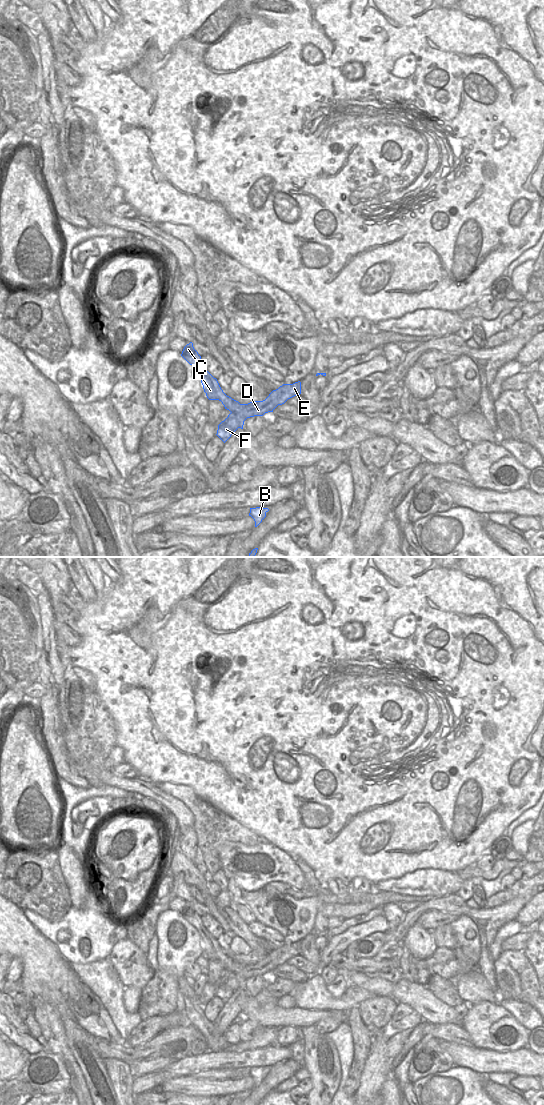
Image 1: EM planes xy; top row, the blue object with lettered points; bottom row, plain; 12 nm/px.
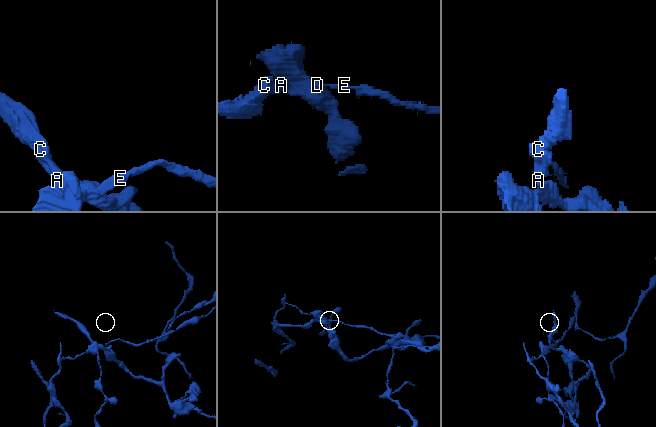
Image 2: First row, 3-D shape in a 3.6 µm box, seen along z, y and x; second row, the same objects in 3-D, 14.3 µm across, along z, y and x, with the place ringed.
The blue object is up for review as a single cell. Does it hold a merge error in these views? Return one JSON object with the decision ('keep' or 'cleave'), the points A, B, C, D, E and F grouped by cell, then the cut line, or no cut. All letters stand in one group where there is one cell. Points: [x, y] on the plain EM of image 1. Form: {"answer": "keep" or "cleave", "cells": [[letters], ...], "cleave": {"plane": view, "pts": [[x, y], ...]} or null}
{"answer": "cleave", "cells": [["A", "C"], ["B", "D", "E", "F"]], "cleave": {"plane": "xy", "pts": [[246, 964], [241, 972], [231, 973]]}}

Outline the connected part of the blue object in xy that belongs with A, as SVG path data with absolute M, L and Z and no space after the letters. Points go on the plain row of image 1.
M192 902L184 907L181 916L198 931L204 952L209 960L221 961L225 969L229 970L231 973L243 972L246 964L240 964L223 952L217 939L205 928L201 916L194 909Z

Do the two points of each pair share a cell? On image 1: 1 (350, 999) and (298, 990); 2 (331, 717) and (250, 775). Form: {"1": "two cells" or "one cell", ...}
{"1": "one cell", "2": "one cell"}

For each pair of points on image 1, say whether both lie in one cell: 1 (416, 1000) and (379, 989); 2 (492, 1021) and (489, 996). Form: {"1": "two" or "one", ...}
{"1": "two", "2": "two"}

